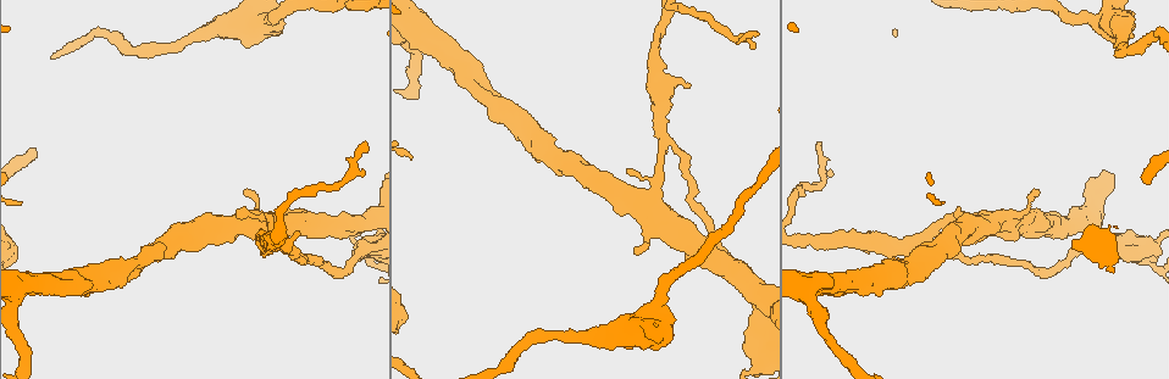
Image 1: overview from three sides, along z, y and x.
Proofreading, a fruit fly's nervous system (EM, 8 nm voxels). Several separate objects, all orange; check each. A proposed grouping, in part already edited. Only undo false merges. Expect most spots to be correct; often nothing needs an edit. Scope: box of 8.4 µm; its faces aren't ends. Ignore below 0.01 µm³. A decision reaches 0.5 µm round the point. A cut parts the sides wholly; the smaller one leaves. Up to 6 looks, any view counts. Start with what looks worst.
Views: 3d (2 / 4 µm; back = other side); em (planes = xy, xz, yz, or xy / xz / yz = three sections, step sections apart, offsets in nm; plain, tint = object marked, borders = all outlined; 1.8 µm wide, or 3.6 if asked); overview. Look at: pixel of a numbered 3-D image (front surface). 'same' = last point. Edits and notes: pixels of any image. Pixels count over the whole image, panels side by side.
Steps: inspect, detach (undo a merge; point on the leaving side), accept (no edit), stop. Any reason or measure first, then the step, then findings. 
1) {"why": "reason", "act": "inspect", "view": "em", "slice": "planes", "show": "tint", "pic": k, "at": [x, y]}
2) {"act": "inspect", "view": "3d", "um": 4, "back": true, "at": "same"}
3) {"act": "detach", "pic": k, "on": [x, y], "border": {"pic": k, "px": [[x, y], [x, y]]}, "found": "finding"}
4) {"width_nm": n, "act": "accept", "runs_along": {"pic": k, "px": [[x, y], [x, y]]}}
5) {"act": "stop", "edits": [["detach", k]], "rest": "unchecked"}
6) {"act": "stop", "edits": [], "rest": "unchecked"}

{"why": "thick turns thin", "act": "inspect", "view": "3d", "um": 4, "pic": 1, "at": [235, 24]}

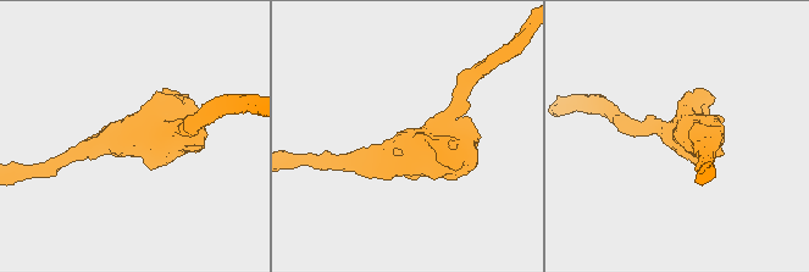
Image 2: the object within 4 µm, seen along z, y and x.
{"why": "need the tissue", "act": "inspect", "view": "em", "um": 3.6, "slice": "yz", "step": 16, "show": "plain", "pic": 2, "at": [411, 139]}

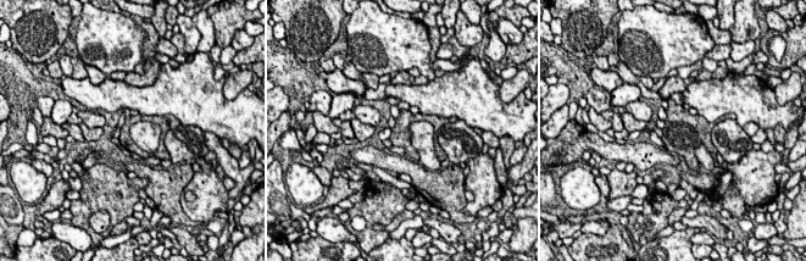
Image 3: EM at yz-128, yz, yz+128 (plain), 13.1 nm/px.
{"why": "where the object lies", "act": "inspect", "view": "em", "um": 3.6, "slice": "yz", "step": 16, "show": "tint", "at": "same"}

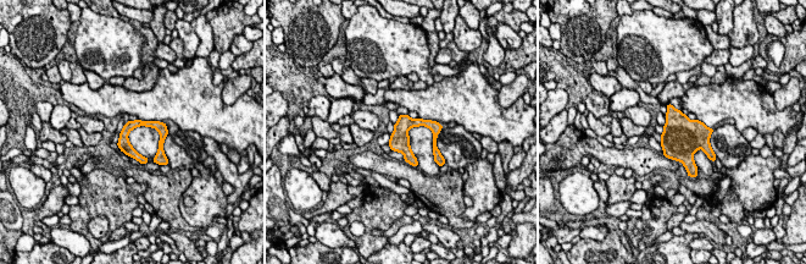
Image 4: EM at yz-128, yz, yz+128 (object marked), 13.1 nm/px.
{"act": "accept", "runs_along": {"pic": 4, "px": [[162, 133], [154, 124], [133, 124], [121, 144]]}, "found": "continuous, no second cell"}

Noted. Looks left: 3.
{"why": "abrupt turn", "act": "inspect", "view": "3d", "um": 4, "pic": 1, "at": [347, 178]}

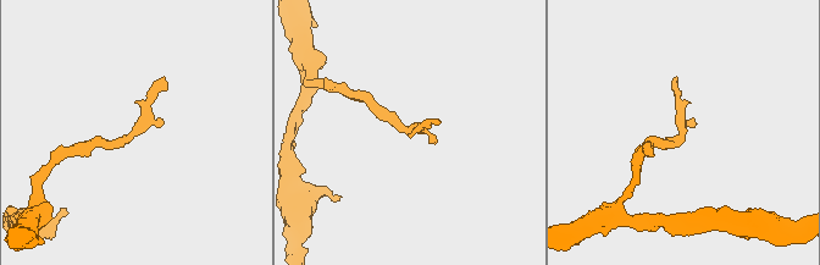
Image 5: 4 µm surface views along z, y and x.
{"act": "inspect", "view": "em", "slice": "planes", "show": "tint", "pic": 5, "at": [405, 130]}

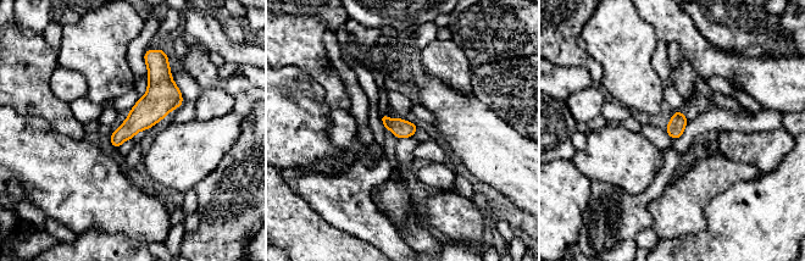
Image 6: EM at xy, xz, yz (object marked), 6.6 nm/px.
{"act": "accept", "runs_along": {"pic": 6, "px": [[148, 59], [155, 101], [116, 144]]}, "found": "all the same cell"}

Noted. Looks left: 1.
{"act": "stop", "edits": [], "rest": "unchecked"}

